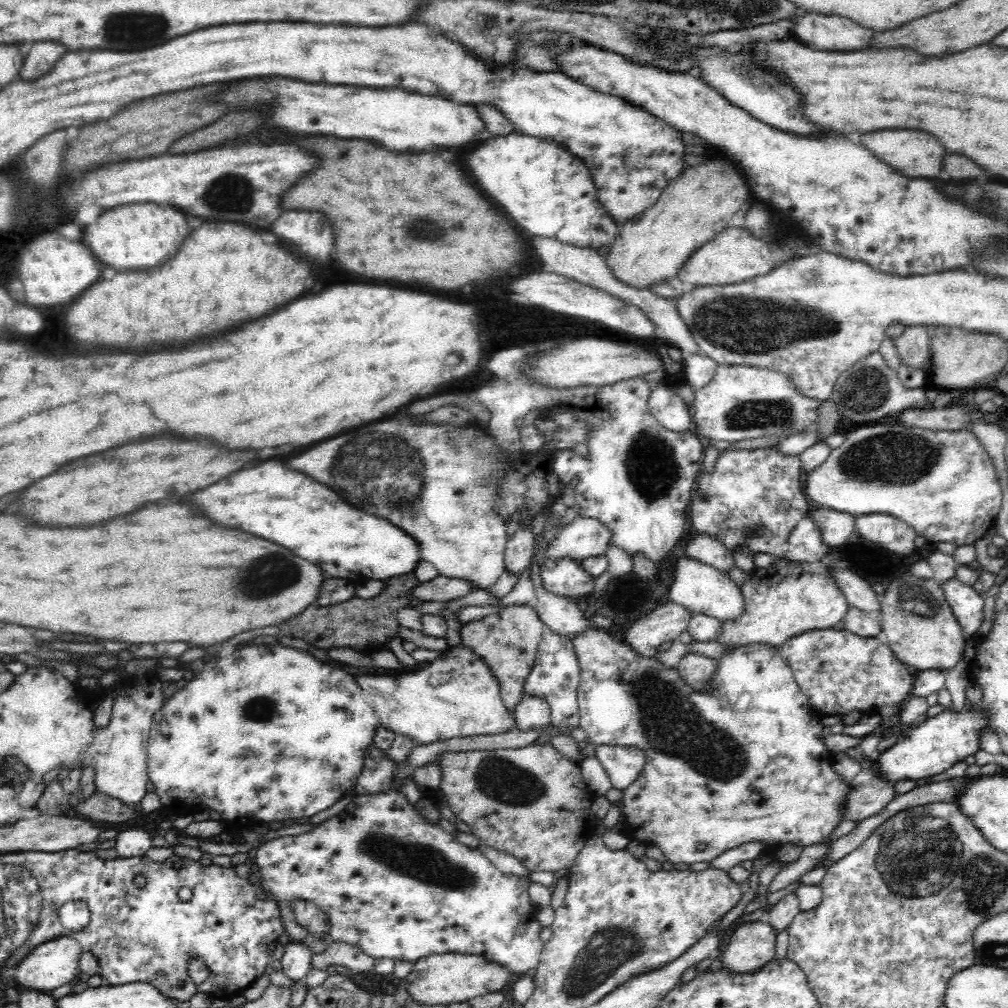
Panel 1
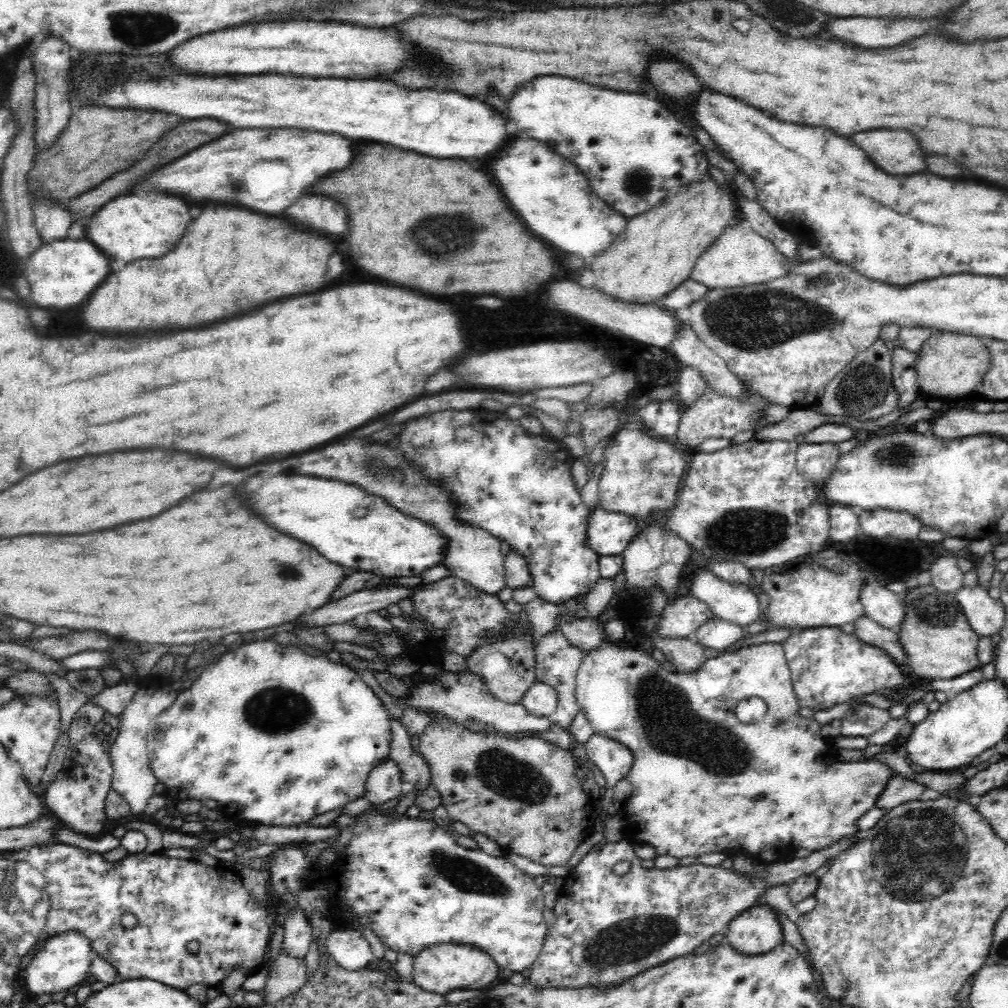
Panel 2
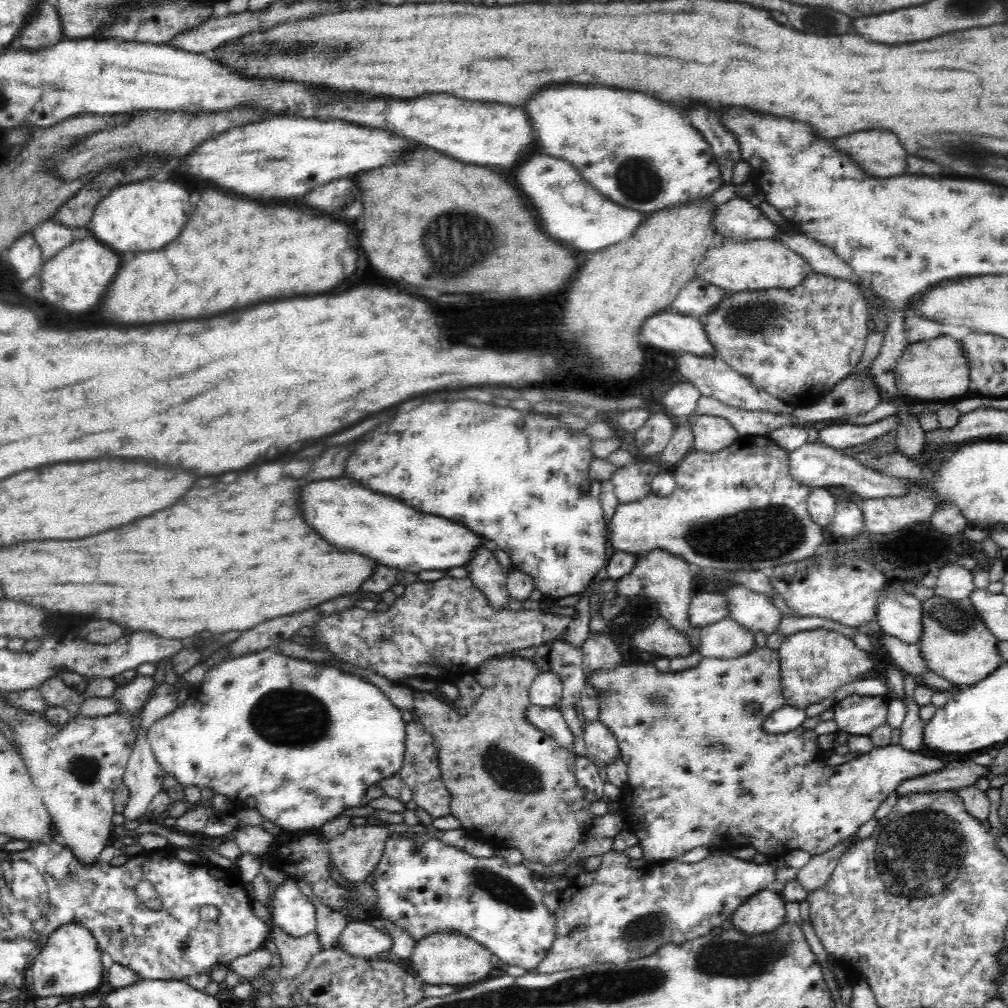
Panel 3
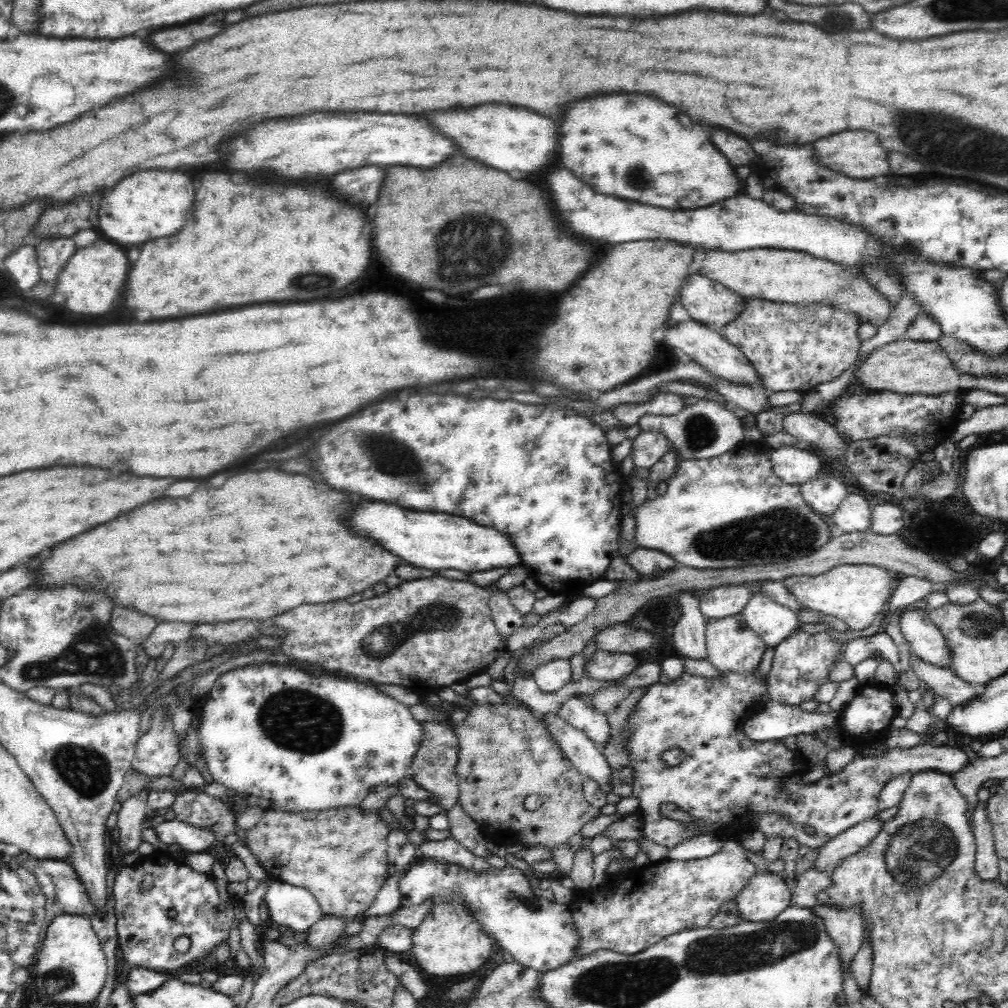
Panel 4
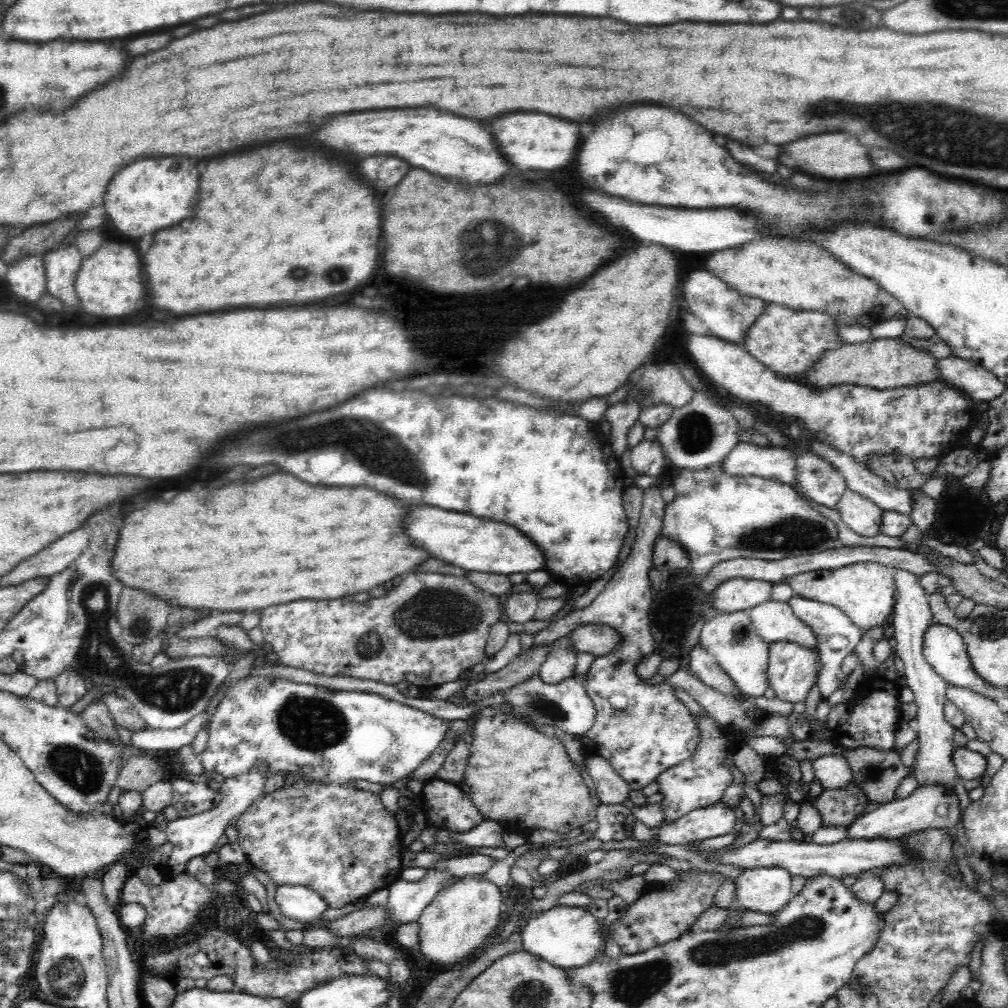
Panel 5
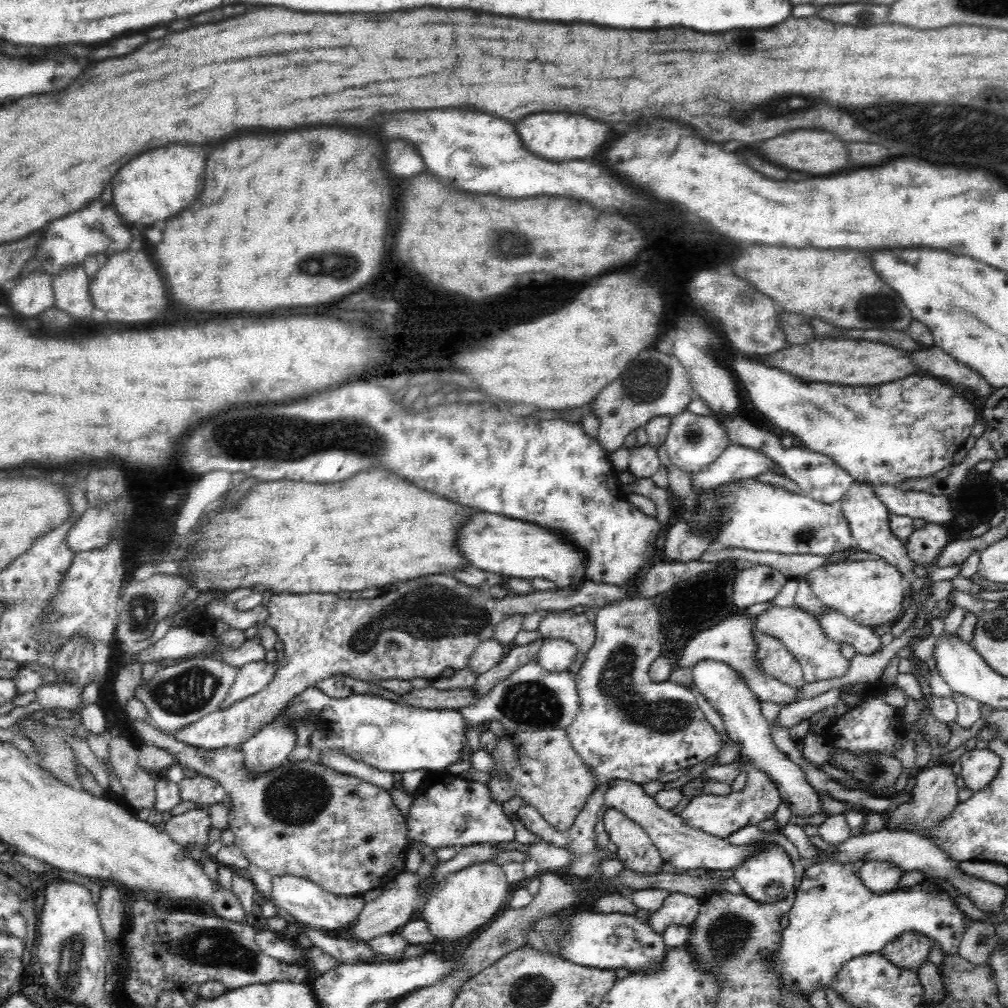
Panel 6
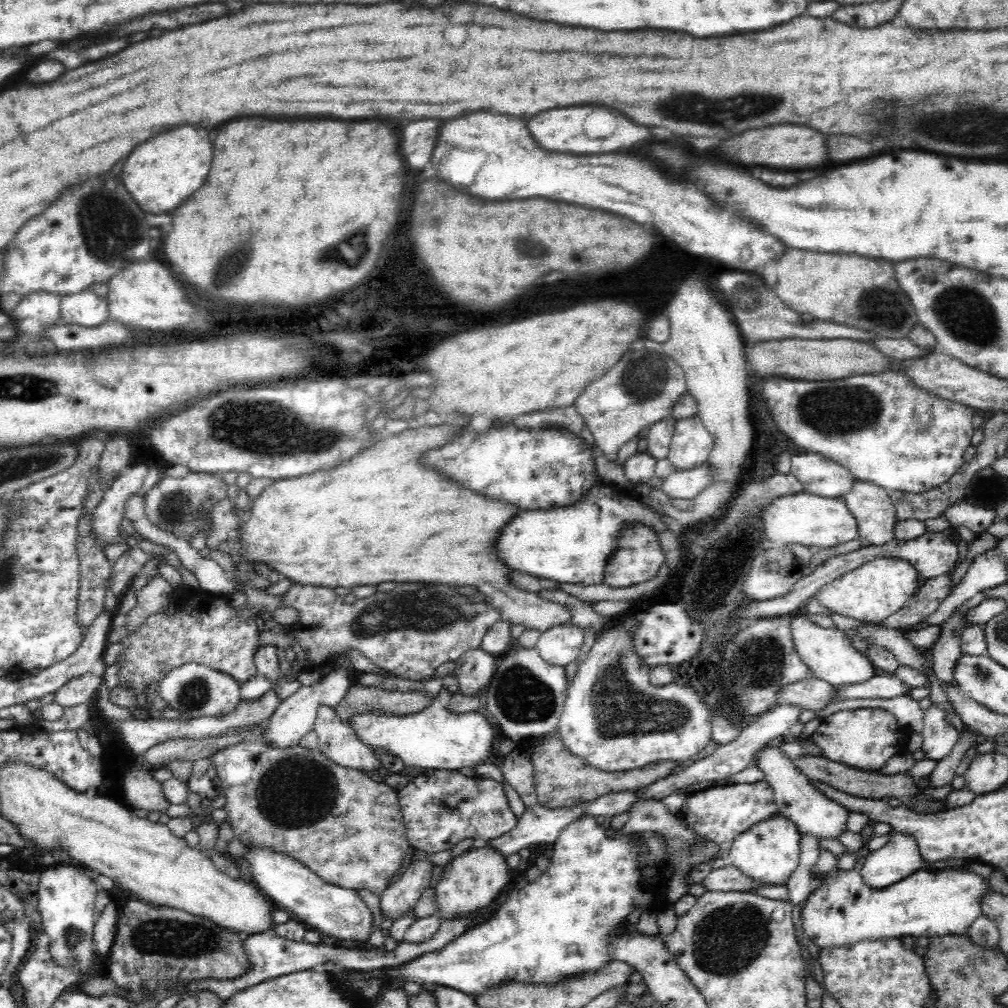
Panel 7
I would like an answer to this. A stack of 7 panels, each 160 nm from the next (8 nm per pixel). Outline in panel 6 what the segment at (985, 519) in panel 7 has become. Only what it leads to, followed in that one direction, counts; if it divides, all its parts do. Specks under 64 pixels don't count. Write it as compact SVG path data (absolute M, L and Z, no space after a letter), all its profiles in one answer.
M866 483L866 485L870 485L873 489L874 495L882 502L882 505L888 510L890 514L896 514L898 516L907 516L911 519L914 518L924 518L927 523L936 523L942 524L942 522L946 522L946 520L950 520L954 513L952 513L948 498L943 495L932 495L926 492L914 491L914 490L902 490L898 484L871 484Z

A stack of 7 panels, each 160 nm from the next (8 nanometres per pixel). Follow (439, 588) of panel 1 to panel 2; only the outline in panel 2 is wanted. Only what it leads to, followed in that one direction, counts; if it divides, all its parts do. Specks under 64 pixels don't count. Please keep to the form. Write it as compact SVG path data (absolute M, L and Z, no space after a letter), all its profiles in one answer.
M423 583L410 587L386 586L355 592L342 600L326 603L318 610L298 618L298 622L310 626L327 626L342 624L357 616L365 616L368 612L383 613L391 604L399 604L401 600L411 600L412 595L418 589L423 589L423 586Z

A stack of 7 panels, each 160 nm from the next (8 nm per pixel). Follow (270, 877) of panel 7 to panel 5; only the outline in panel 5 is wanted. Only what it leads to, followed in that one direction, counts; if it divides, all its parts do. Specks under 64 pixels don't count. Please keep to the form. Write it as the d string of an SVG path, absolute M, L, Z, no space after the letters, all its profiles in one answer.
M274 881L273 884L275 884L276 904L285 917L307 925L321 918L321 915L327 910L324 900L308 886L276 885Z

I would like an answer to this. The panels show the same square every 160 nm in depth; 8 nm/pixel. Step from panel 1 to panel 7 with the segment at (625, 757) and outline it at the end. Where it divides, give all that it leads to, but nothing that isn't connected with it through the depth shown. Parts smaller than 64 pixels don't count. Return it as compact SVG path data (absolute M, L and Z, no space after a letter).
M536 648L510 649L505 652L498 661L497 669L488 684L483 712L497 727L500 735L509 737L516 743L525 742L528 739L538 738L544 732L551 732L557 728L567 697L569 680L566 677L564 667L548 664Z

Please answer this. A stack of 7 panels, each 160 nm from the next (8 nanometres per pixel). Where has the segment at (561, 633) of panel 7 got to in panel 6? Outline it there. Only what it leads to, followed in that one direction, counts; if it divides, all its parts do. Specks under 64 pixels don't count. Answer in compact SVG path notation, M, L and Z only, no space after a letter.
M550 638L543 640L536 661L550 673L561 673L569 670L579 652L570 641Z

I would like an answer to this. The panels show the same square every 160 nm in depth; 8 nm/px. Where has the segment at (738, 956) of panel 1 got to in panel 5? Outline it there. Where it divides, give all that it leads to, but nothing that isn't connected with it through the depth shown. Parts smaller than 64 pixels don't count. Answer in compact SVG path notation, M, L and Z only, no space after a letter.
M776 867L747 869L735 882L735 905L766 916L775 916L793 898L791 879L786 870Z

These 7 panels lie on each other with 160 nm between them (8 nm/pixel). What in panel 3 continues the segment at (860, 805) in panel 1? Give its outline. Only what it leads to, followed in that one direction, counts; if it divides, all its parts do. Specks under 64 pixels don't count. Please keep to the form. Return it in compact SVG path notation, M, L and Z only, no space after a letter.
M968 758L949 760L944 768L930 774L908 778L894 790L898 796L934 791L952 791L962 786L974 784L978 778L988 774L988 767L982 767Z

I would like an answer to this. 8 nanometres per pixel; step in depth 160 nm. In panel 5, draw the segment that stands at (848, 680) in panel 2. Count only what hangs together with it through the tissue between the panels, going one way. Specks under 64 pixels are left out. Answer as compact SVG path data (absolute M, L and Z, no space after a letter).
M774 642L769 644L768 682L774 690L774 696L786 702L806 700L811 688L817 684L818 656L816 648L802 647L796 643Z

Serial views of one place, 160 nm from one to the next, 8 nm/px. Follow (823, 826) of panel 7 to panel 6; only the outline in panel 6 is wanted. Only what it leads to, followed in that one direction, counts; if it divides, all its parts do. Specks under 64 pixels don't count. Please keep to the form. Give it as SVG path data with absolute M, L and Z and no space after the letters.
M708 659L696 662L692 666L692 677L700 694L710 702L724 720L728 738L734 740L742 748L741 754L751 760L754 768L765 772L776 785L782 805L798 816L812 816L820 813L820 802L814 787L808 784L802 769L790 761L787 755L776 749L770 736L768 721L761 713L761 701L742 682L738 673L723 662Z

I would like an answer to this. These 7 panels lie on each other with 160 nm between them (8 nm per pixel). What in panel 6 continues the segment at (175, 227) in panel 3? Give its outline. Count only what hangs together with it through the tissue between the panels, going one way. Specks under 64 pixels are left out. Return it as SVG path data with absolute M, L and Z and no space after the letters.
M174 144L168 148L158 148L132 158L112 180L114 208L120 218L130 226L152 224L166 220L196 202L196 196L204 180L206 152L200 146Z

